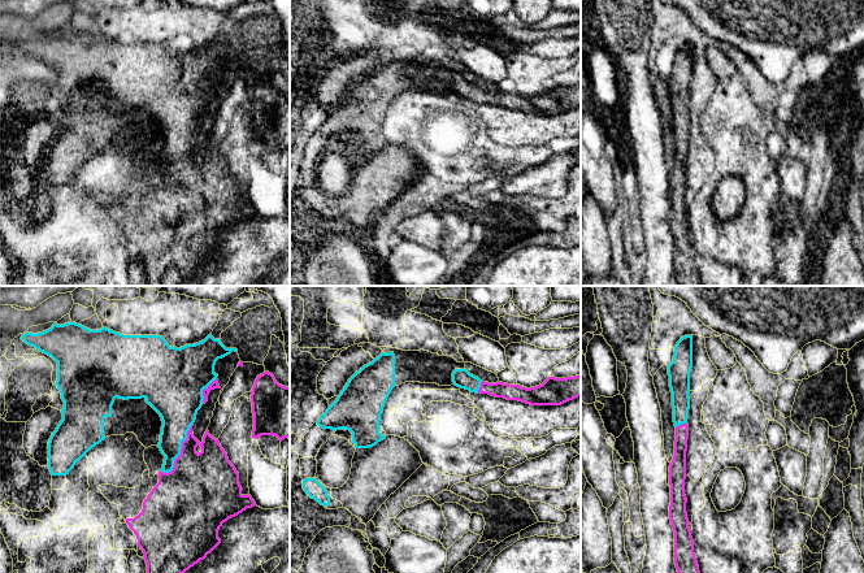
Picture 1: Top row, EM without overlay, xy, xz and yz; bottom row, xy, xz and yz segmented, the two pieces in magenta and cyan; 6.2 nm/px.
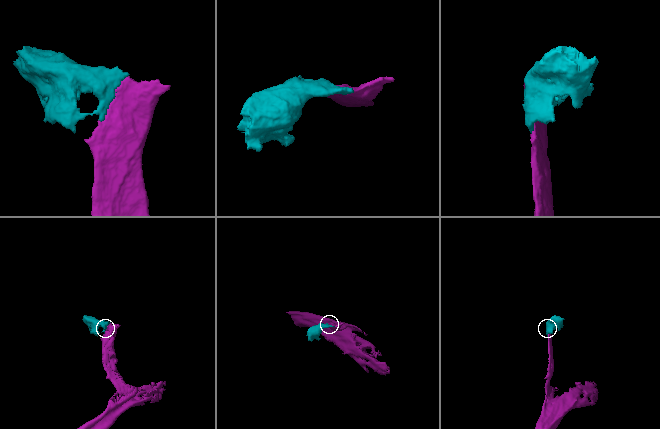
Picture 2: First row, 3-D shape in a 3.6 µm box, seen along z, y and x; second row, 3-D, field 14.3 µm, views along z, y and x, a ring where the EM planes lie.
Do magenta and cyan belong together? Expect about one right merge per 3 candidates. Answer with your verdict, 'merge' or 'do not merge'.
merge

